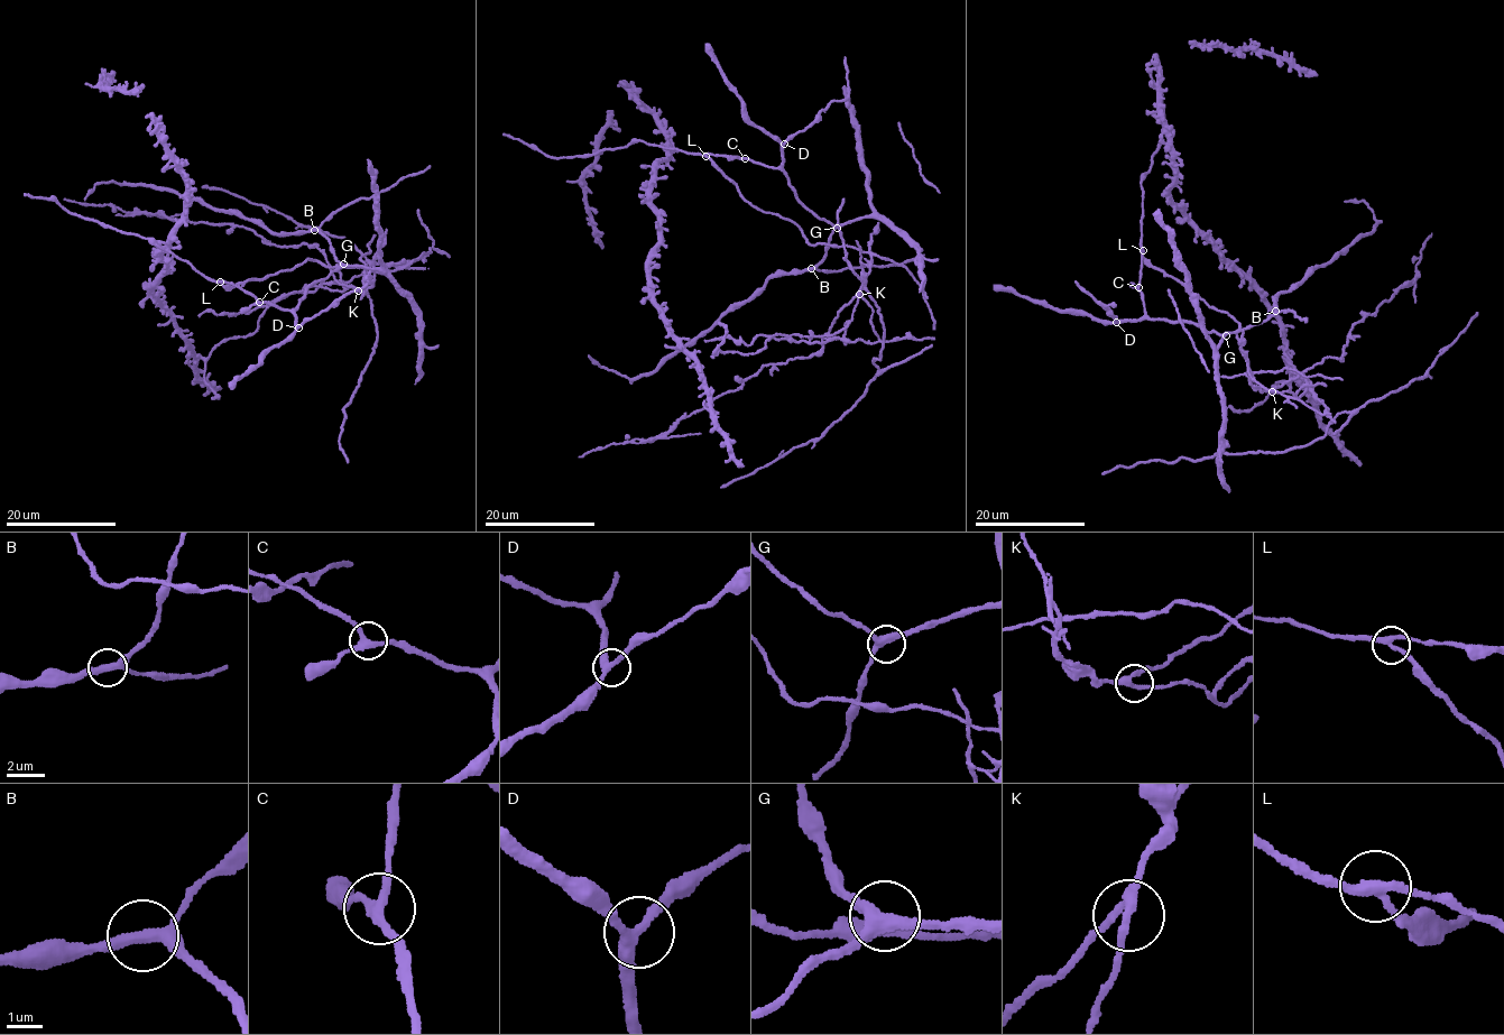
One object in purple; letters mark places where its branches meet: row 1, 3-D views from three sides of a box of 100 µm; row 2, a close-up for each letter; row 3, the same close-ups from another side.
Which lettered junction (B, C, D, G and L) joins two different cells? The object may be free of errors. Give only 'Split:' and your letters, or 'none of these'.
Split: L

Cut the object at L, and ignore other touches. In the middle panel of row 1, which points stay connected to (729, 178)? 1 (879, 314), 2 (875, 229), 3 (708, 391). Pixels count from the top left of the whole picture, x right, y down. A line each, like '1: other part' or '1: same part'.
1: other part
2: same part
3: other part

